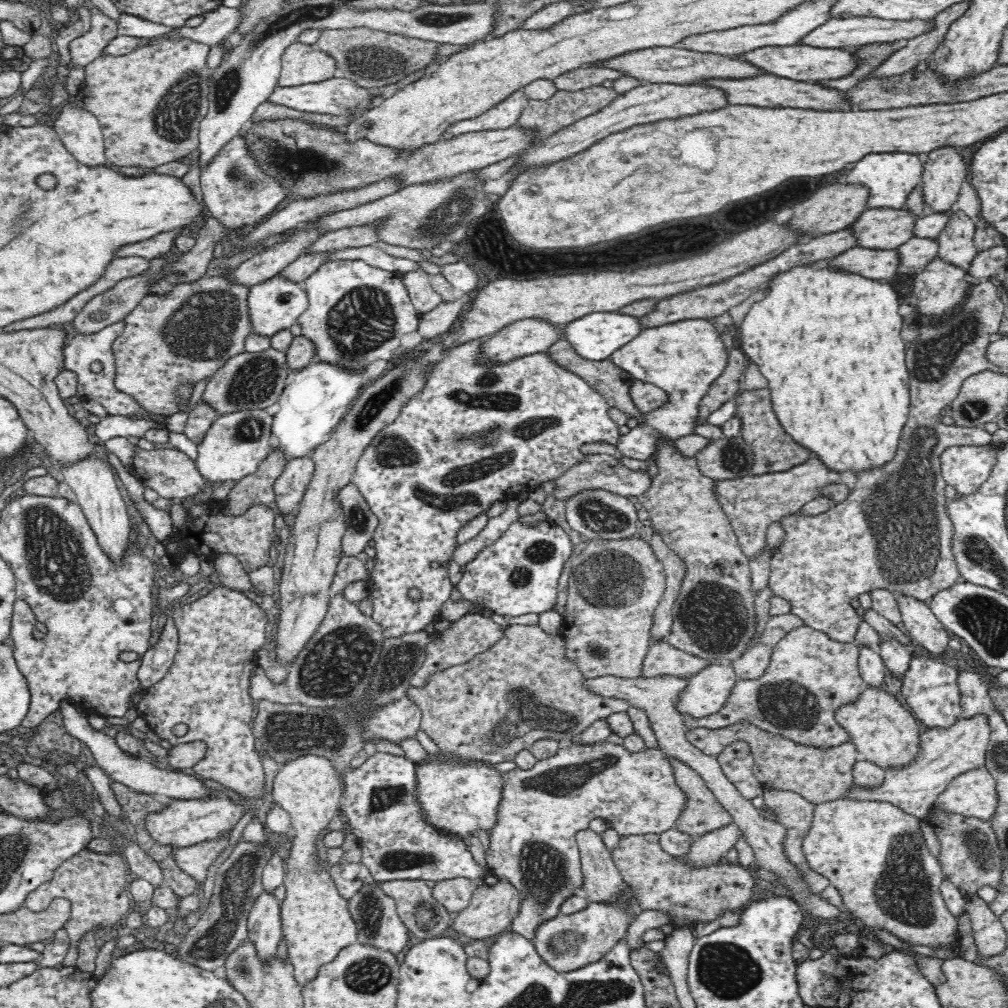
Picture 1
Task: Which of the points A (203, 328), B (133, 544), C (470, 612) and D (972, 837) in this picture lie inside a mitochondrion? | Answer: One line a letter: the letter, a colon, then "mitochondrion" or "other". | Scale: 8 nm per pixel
A: mitochondrion
B: other
C: other
D: mitochondrion

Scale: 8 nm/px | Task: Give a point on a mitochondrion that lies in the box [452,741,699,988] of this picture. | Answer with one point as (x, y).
(545, 872)

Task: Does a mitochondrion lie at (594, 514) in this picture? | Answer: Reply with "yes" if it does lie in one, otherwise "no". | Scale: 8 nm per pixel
yes

